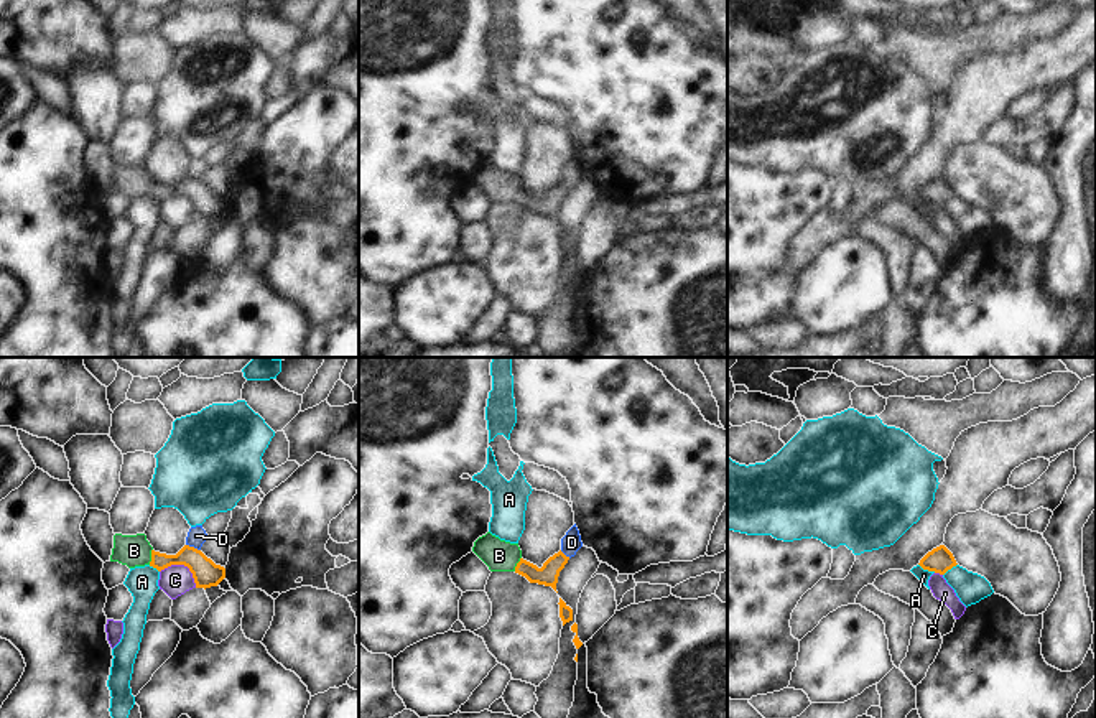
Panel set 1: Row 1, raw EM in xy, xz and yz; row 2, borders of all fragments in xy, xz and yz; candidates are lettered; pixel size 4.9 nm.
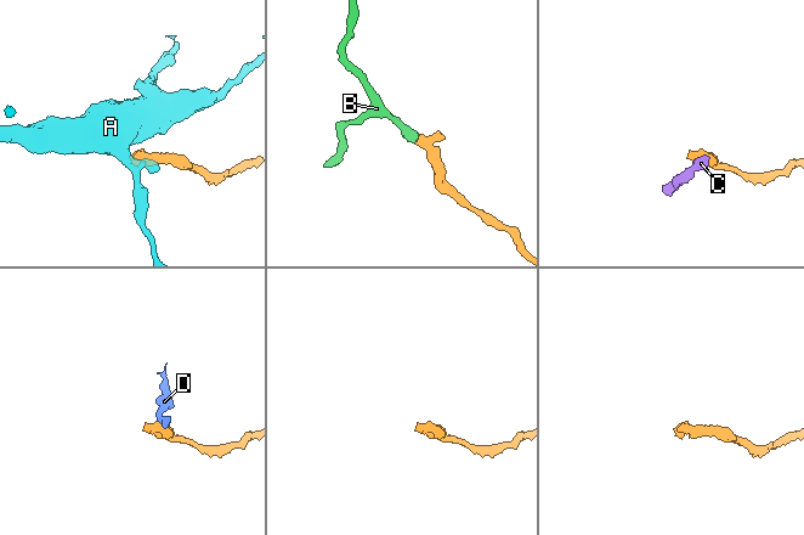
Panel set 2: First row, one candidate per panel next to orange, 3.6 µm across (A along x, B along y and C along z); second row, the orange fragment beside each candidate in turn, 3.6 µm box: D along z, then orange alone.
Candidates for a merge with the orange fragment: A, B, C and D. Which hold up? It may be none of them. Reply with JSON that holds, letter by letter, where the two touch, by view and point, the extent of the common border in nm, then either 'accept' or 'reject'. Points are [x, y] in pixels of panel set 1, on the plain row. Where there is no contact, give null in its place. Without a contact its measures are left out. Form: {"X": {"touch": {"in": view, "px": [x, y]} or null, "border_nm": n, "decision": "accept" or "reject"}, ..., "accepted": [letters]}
{"A": {"touch": {"in": "yz", "px": [927, 200]}, "border_nm": 100, "decision": "reject"}, "B": {"touch": {"in": "xy", "px": [152, 188]}, "border_nm": 80, "decision": "accept"}, "C": {"touch": {"in": "xy", "px": [183, 195]}, "border_nm": 200, "decision": "reject"}, "D": {"touch": {"in": "xy", "px": [193, 178]}, "border_nm": 80, "decision": "reject"}, "accepted": ["B"]}

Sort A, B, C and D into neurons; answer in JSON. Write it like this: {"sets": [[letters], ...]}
{"sets": [["A"], ["B"], ["C"], ["D"]]}

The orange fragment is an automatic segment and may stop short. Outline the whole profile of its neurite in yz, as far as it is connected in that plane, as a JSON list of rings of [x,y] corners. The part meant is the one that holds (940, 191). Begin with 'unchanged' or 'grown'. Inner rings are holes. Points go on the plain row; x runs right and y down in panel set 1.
unchanged; [[[940,176],[928,183],[918,194],[923,201],[935,203],[945,206],[948,201],[956,198],[956,191],[953,184],[945,178]]]

